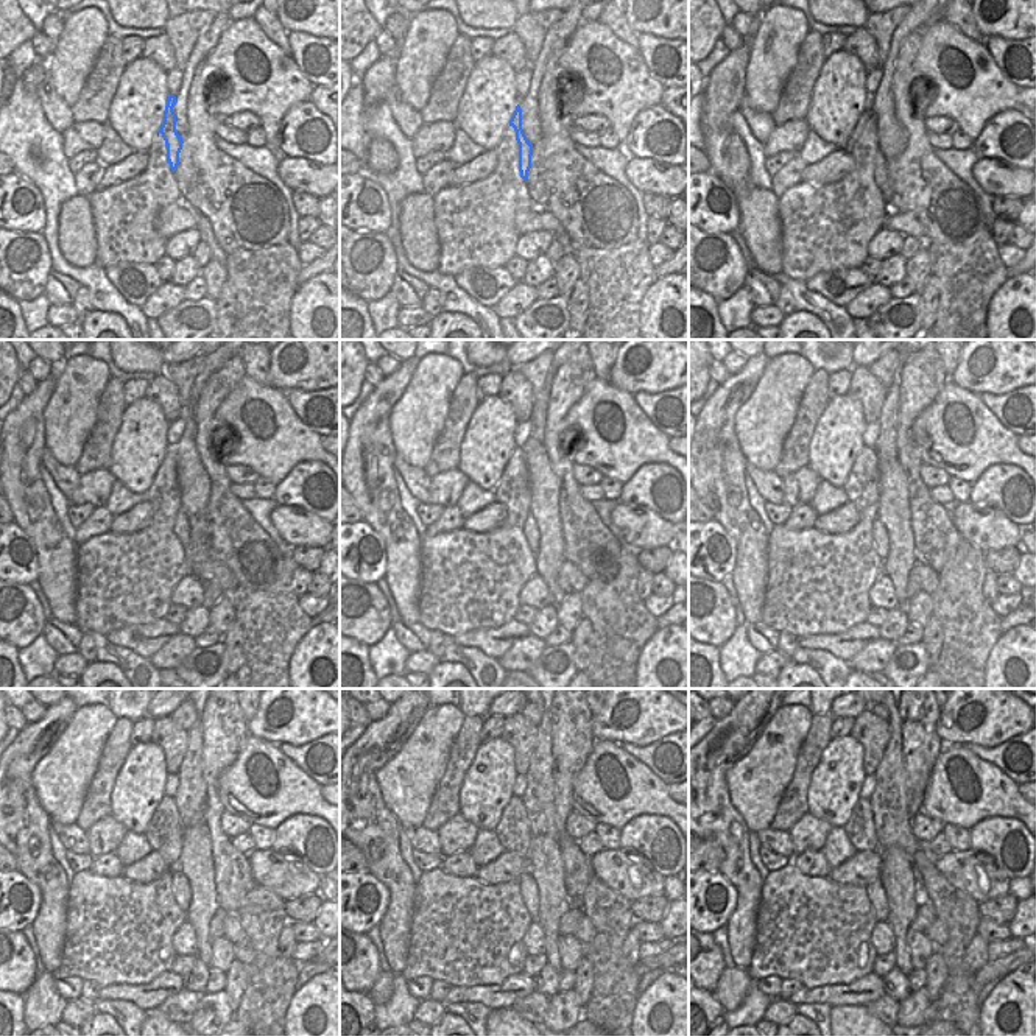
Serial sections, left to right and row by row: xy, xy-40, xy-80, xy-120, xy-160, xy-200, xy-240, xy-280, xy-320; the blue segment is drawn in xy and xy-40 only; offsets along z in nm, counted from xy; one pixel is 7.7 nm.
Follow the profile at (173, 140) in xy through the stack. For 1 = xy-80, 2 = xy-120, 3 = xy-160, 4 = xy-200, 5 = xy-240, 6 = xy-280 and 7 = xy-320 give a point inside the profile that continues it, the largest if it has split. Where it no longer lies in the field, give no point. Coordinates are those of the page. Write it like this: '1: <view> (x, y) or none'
1: xy-80 (880, 162)
2: xy-120 (181, 528)
3: xy-160 (532, 532)
4: xy-200 (879, 533)
5: xy-240 (179, 885)
6: xy-280 (528, 890)
7: xy-320 (876, 891)

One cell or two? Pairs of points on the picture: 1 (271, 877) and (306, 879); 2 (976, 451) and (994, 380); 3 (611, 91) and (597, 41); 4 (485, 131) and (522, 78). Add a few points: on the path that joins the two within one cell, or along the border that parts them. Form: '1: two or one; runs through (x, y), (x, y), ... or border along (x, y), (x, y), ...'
1: one; runs through (279, 877), (298, 879)
2: two; border along (951, 379), (957, 385), (977, 393)
3: one; runs through (597, 83), (586, 69), (586, 52)
4: two; border along (514, 74), (514, 89), (519, 98)

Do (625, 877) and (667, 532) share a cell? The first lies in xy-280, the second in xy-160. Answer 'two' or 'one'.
one

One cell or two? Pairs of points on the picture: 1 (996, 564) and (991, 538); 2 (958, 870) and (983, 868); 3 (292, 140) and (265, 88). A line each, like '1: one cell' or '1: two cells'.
1: two cells
2: one cell
3: two cells

